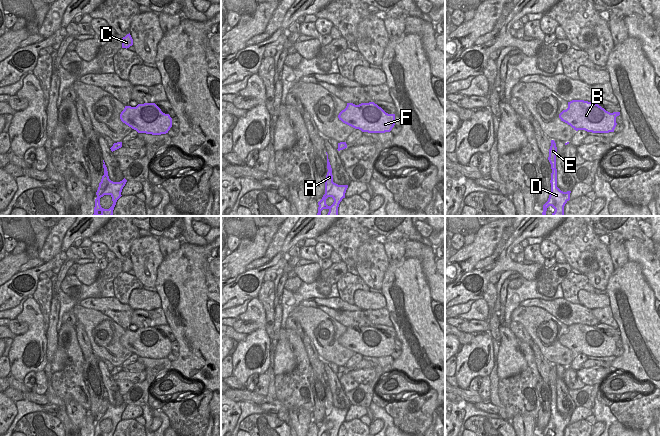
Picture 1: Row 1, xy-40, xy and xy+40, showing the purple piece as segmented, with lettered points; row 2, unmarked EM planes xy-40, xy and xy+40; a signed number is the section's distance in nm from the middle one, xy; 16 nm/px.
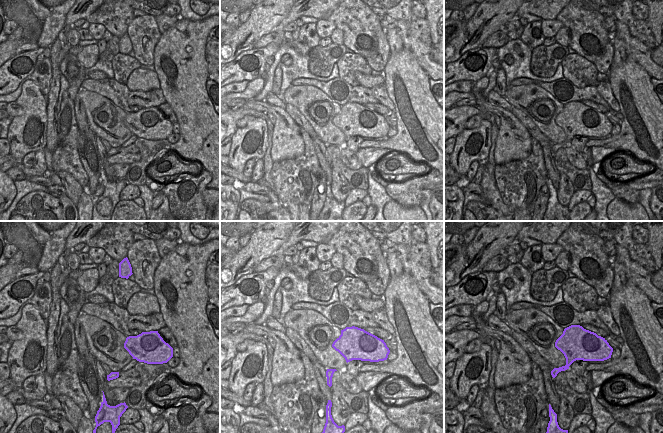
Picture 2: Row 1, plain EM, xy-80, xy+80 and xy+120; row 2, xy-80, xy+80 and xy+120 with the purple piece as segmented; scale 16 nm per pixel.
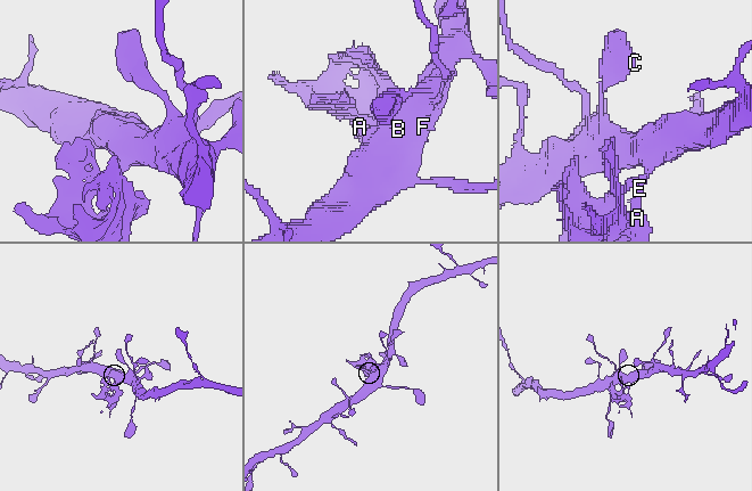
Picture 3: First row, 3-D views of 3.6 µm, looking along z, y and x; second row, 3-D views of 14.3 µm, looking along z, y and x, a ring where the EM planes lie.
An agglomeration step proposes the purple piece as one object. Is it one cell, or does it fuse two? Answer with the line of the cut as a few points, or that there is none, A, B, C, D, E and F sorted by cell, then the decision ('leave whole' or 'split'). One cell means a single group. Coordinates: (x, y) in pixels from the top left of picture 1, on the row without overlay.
cut xy+40 (549, 379), (551, 383), (555, 384); groups A D / B C E F; split

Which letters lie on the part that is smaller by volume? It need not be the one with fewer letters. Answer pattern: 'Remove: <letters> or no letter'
Remove: A, D

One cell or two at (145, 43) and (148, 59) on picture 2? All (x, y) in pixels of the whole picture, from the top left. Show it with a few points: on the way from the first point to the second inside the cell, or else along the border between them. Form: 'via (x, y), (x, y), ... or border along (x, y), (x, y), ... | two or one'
via (145, 47), (145, 55) | one

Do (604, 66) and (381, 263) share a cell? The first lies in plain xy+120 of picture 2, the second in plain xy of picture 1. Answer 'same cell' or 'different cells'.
same cell

